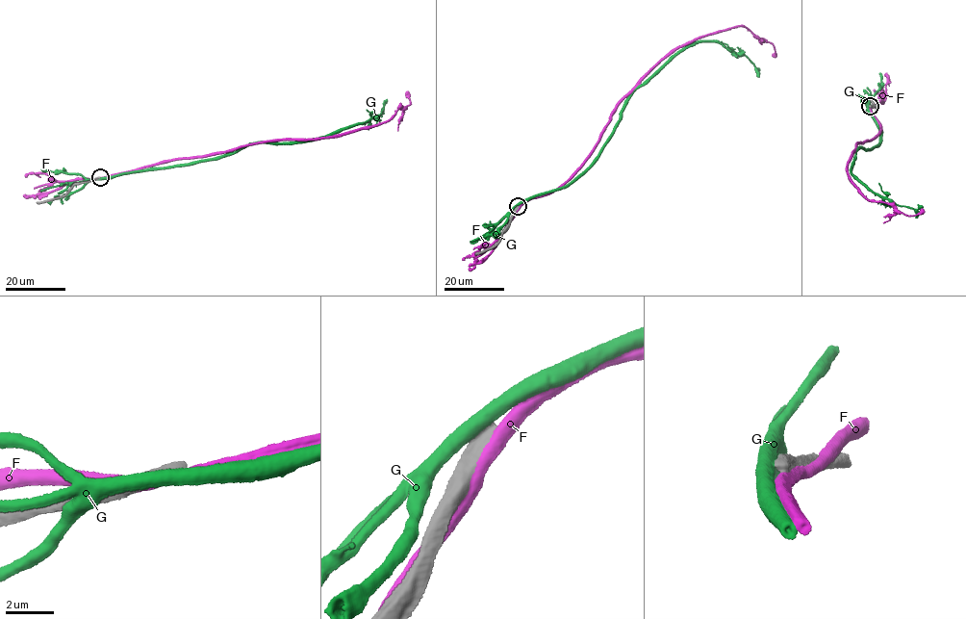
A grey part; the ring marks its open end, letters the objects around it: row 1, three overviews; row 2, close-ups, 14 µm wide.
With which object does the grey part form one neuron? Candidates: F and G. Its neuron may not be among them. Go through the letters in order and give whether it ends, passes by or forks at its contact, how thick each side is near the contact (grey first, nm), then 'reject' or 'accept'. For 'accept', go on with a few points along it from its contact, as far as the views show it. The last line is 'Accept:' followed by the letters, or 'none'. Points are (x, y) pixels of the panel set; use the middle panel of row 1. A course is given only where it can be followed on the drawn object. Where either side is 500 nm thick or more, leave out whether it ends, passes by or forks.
F: it passes by; calibres 440 and 440 nm; reject
G: calibres 600 and 500 nm; reject
Accept: none

